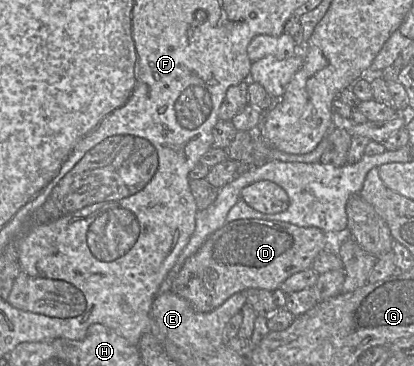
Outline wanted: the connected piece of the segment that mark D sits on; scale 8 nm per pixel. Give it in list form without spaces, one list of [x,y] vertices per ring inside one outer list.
[[[245,218],[226,222],[212,233],[199,250],[190,256],[174,279],[170,291],[185,299],[197,312],[212,311],[237,292],[250,288],[274,291],[295,273],[312,268],[313,262],[323,250],[335,250],[345,234],[325,234],[315,227],[301,227],[283,221]]]

